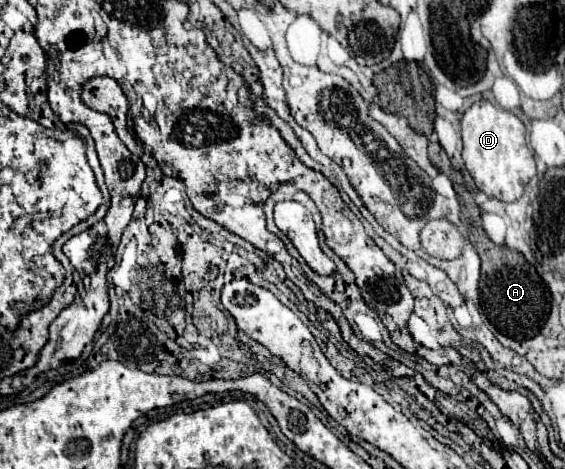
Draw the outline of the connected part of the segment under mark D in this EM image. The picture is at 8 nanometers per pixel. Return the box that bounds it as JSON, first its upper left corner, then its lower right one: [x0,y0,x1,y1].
[461,99,535,201]

